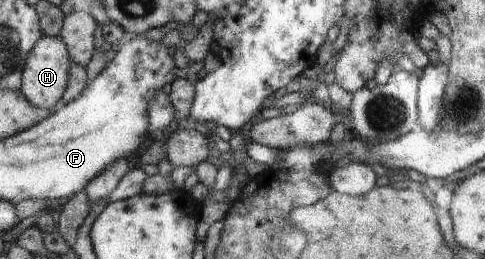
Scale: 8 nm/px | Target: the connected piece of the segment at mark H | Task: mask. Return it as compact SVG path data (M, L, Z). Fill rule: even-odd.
M44 36L32 50L23 76L23 91L30 102L46 110L57 109L71 82L72 63L71 51L61 36Z

